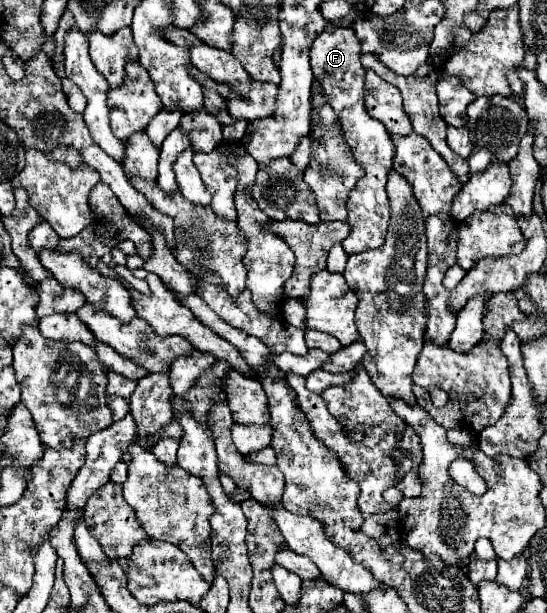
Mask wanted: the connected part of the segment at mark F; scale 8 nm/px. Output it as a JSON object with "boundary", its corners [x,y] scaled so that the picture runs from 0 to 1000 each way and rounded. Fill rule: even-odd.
{"boundary":[[[600,41],[596,51],[585,54],[567,77],[567,106],[570,106],[574,126],[581,126],[592,142],[600,168],[607,171],[607,178],[614,181],[614,188],[625,201],[625,214],[647,246],[651,263],[662,266],[662,272],[665,272],[662,292],[647,302],[647,308],[640,312],[640,321],[636,321],[636,334],[633,334],[636,338],[636,367],[644,374],[640,374],[640,383],[625,393],[625,403],[636,416],[651,416],[651,413],[676,409],[676,406],[695,406],[702,400],[702,390],[709,380],[709,364],[713,364],[713,331],[709,331],[709,315],[706,315],[706,295],[717,279],[717,263],[720,263],[724,243],[720,243],[720,233],[717,233],[713,220],[706,217],[702,204],[695,197],[680,194],[673,188],[673,181],[665,181],[665,119],[669,119],[669,113],[658,103],[658,67],[651,64],[651,57],[644,57],[644,47]]]}

